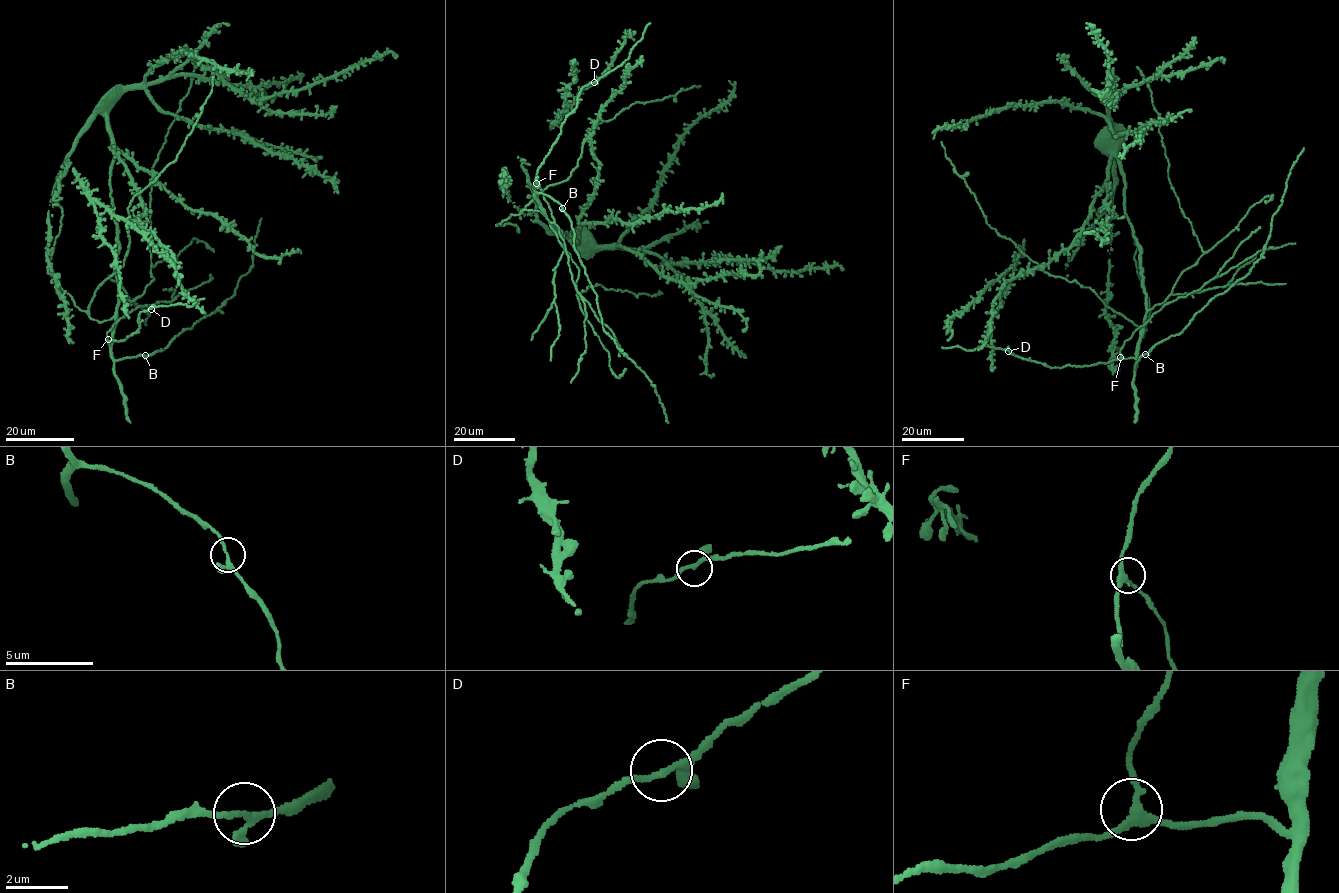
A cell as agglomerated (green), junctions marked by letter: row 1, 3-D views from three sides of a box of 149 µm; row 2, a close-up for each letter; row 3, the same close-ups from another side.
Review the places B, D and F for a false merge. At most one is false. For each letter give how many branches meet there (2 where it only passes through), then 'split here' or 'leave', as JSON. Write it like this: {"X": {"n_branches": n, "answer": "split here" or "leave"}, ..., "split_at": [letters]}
{"B": {"n_branches": 3, "answer": "leave"}, "D": {"n_branches": 3, "answer": "leave"}, "F": {"n_branches": 3, "answer": "leave"}, "split_at": []}

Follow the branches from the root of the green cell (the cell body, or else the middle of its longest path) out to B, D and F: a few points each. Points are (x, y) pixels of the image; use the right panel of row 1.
B: (1140, 259), (1146, 317), (1135, 369), (1135, 364), (1145, 354)
D: (1140, 259), (1146, 317), (1136, 358), (1054, 368), (1008, 351)
F: (1140, 259), (1146, 301), (1143, 333), (1136, 358), (1120, 357)

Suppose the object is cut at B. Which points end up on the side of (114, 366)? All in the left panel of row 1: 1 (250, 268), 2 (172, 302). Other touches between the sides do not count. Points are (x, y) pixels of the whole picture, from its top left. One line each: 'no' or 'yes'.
1: no
2: yes

